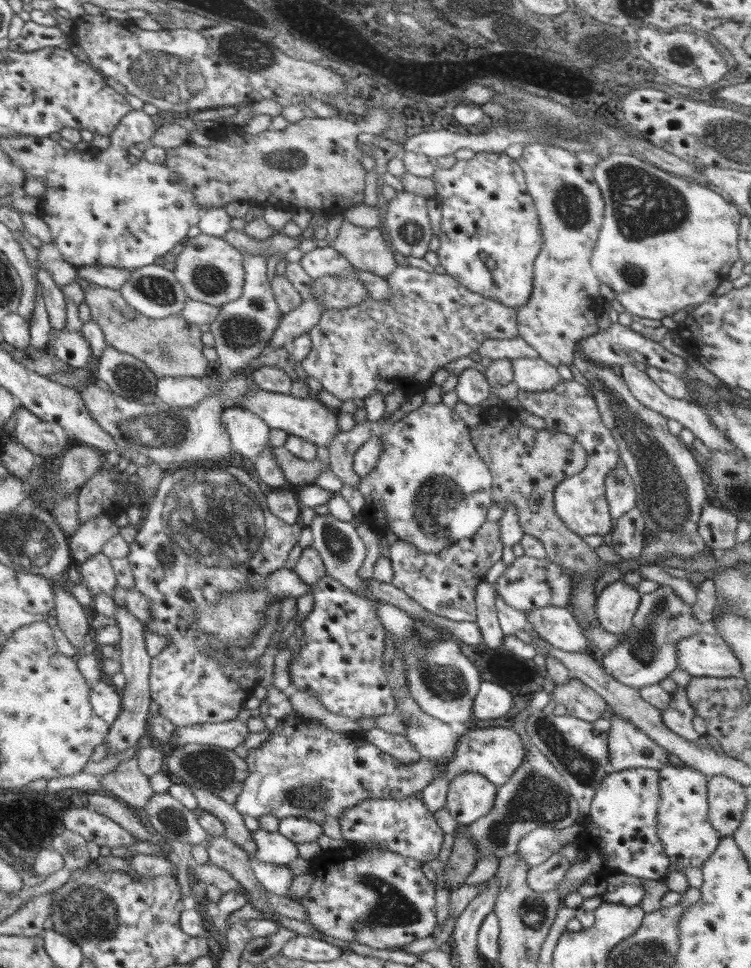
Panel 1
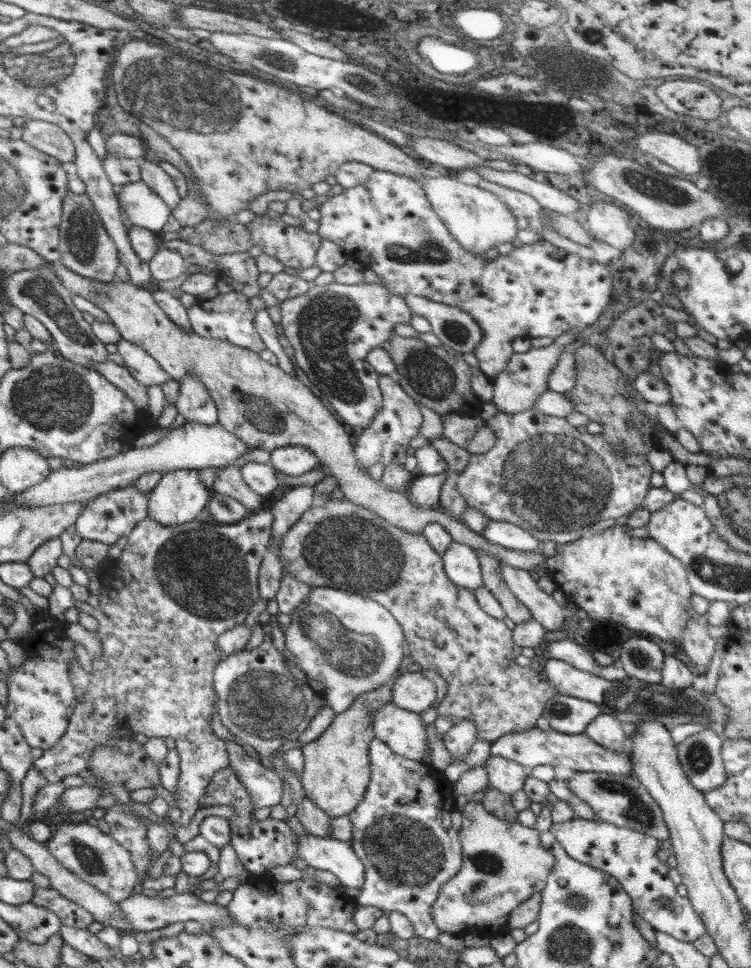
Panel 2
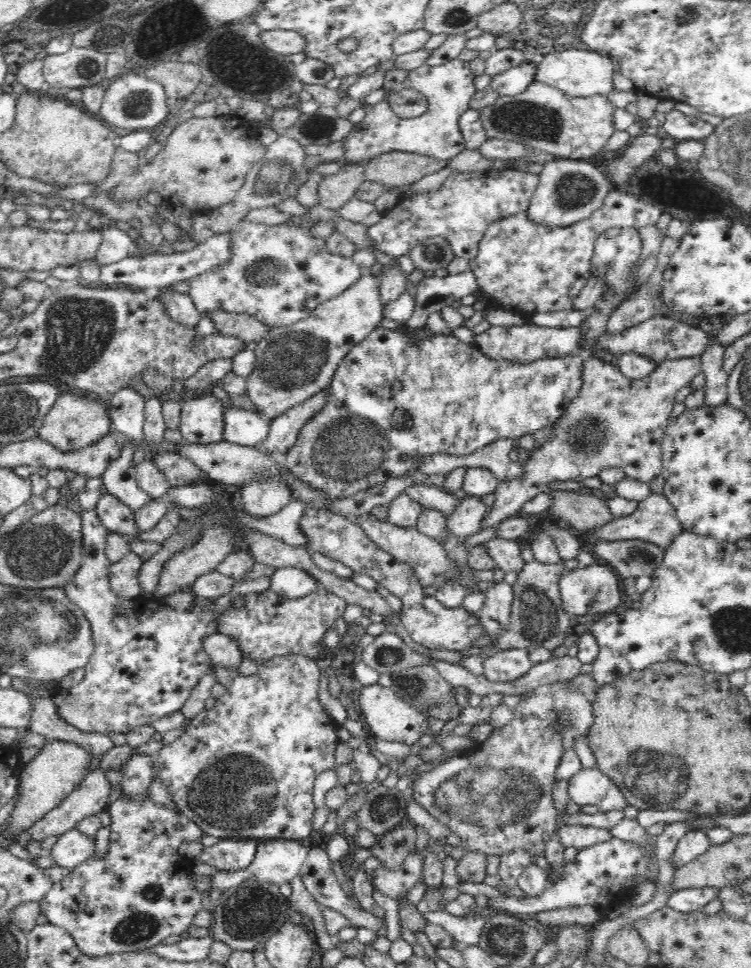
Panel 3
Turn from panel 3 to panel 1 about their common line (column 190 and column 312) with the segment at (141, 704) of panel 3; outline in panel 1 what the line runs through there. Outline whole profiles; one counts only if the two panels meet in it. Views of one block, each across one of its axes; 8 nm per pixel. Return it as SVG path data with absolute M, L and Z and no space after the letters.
M328 574L311 586L311 593L314 595L314 606L302 622L304 634L300 640L300 653L289 666L292 678L289 693L297 690L313 692L327 711L352 721L396 712L393 690L383 669L385 630L377 617L377 604L354 594Z

